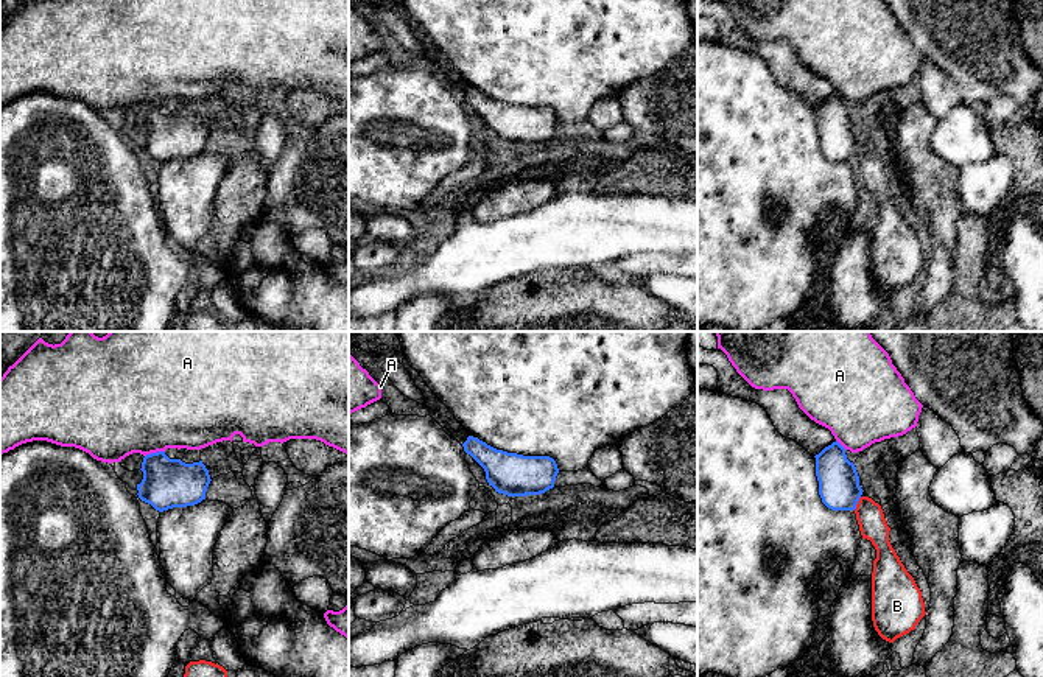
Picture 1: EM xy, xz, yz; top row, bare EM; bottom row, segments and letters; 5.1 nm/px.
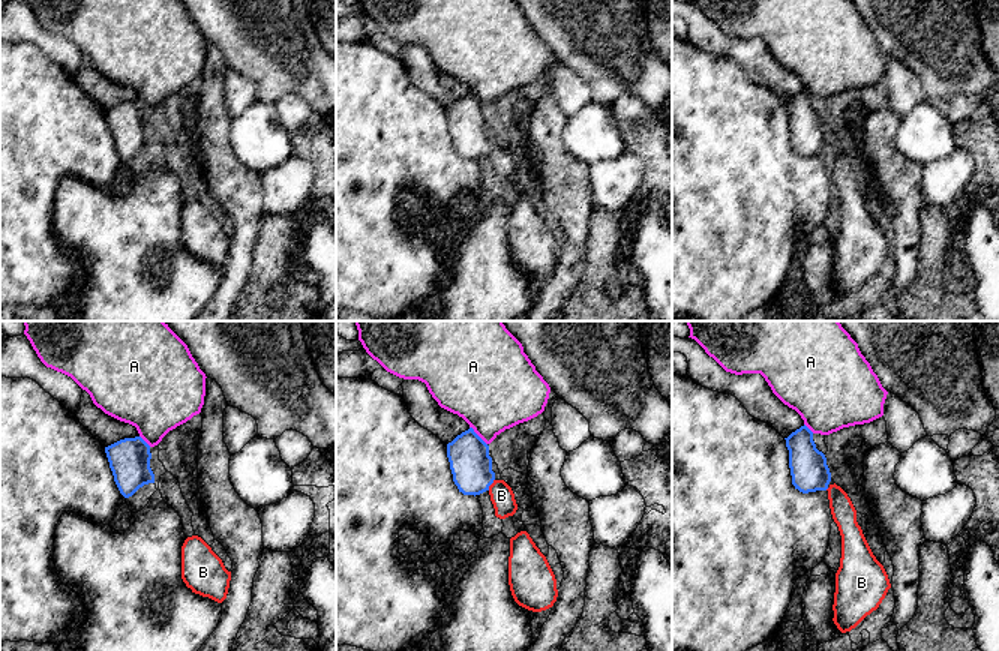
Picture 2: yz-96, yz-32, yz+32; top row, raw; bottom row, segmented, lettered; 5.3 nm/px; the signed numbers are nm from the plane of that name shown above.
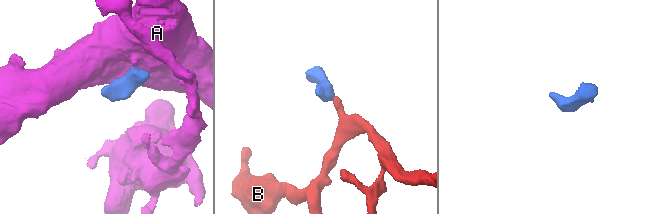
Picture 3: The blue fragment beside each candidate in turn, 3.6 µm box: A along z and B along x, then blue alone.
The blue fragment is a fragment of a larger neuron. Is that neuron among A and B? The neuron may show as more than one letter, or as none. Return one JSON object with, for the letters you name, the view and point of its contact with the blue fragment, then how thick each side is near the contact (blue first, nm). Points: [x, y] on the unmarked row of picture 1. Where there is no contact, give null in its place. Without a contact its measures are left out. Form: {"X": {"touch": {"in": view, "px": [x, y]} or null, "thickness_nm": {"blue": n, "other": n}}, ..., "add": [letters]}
{"B": {"touch": {"in": "yz", "px": [856, 154]}, "thickness_nm": {"blue": 220, "other": 140}}, "add": ["B"]}

